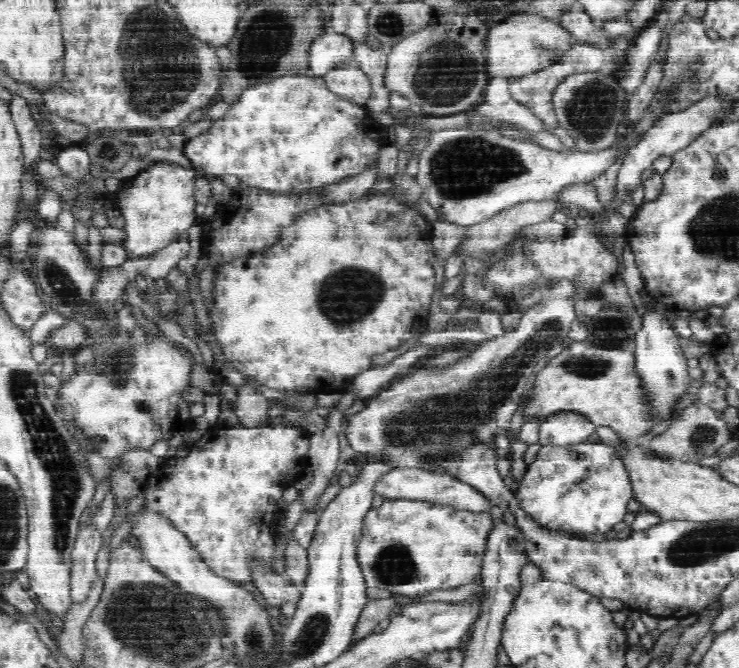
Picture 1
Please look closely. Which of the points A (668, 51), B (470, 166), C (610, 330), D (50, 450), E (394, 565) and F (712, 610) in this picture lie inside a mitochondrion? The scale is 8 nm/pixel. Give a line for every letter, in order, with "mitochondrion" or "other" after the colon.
A: other
B: mitochondrion
C: mitochondrion
D: mitochondrion
E: mitochondrion
F: other

